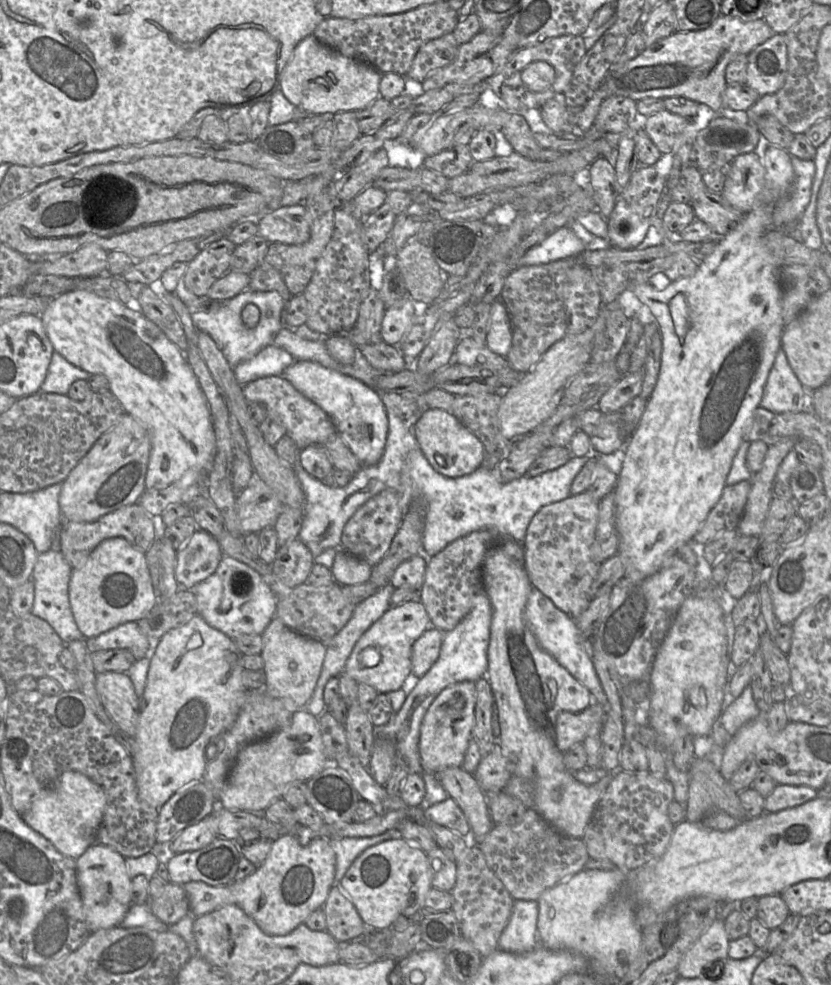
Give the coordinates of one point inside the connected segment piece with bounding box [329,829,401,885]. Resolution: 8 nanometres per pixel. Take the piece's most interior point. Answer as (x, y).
(347, 849)

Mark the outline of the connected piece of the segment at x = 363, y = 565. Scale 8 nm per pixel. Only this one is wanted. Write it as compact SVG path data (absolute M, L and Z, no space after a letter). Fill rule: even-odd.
M338 549L331 571L338 584L359 585L370 580L372 568L364 560Z

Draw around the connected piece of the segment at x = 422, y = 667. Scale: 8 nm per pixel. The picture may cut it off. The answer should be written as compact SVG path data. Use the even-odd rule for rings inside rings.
M429 627L420 638L412 646L411 665L412 665L412 678L410 683L414 680L422 678L437 661L442 645L444 632L435 627Z

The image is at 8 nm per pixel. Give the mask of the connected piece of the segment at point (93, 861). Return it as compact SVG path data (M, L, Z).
M94 843L75 860L79 892L88 927L93 932L117 927L132 905L132 879L125 858L111 847Z

